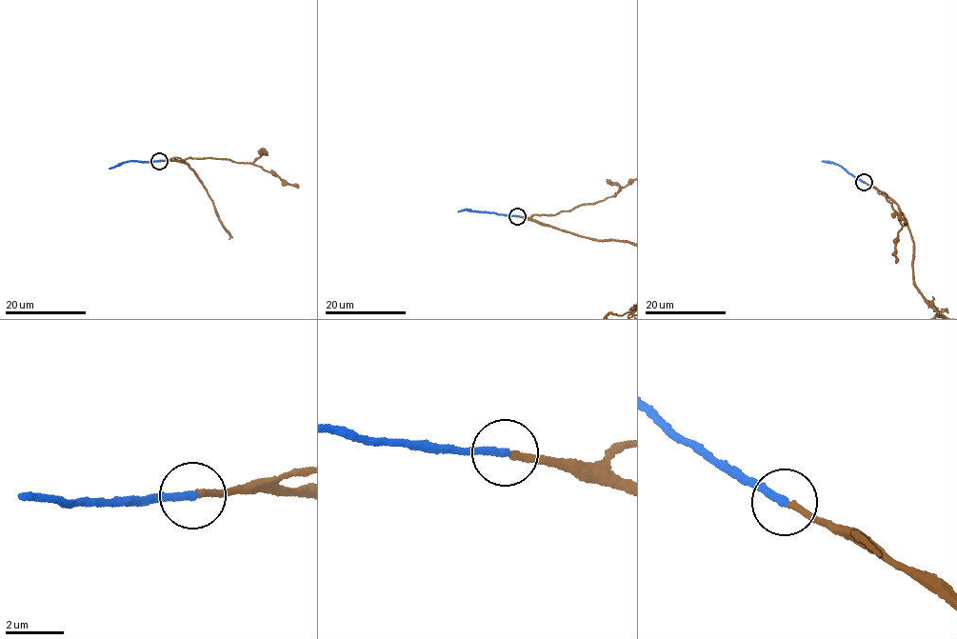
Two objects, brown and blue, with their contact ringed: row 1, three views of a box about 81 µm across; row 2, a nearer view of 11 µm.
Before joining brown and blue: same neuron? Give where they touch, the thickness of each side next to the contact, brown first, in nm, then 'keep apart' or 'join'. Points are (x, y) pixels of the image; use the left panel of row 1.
place (159, 161); calibres 220 and 260 nm; join

